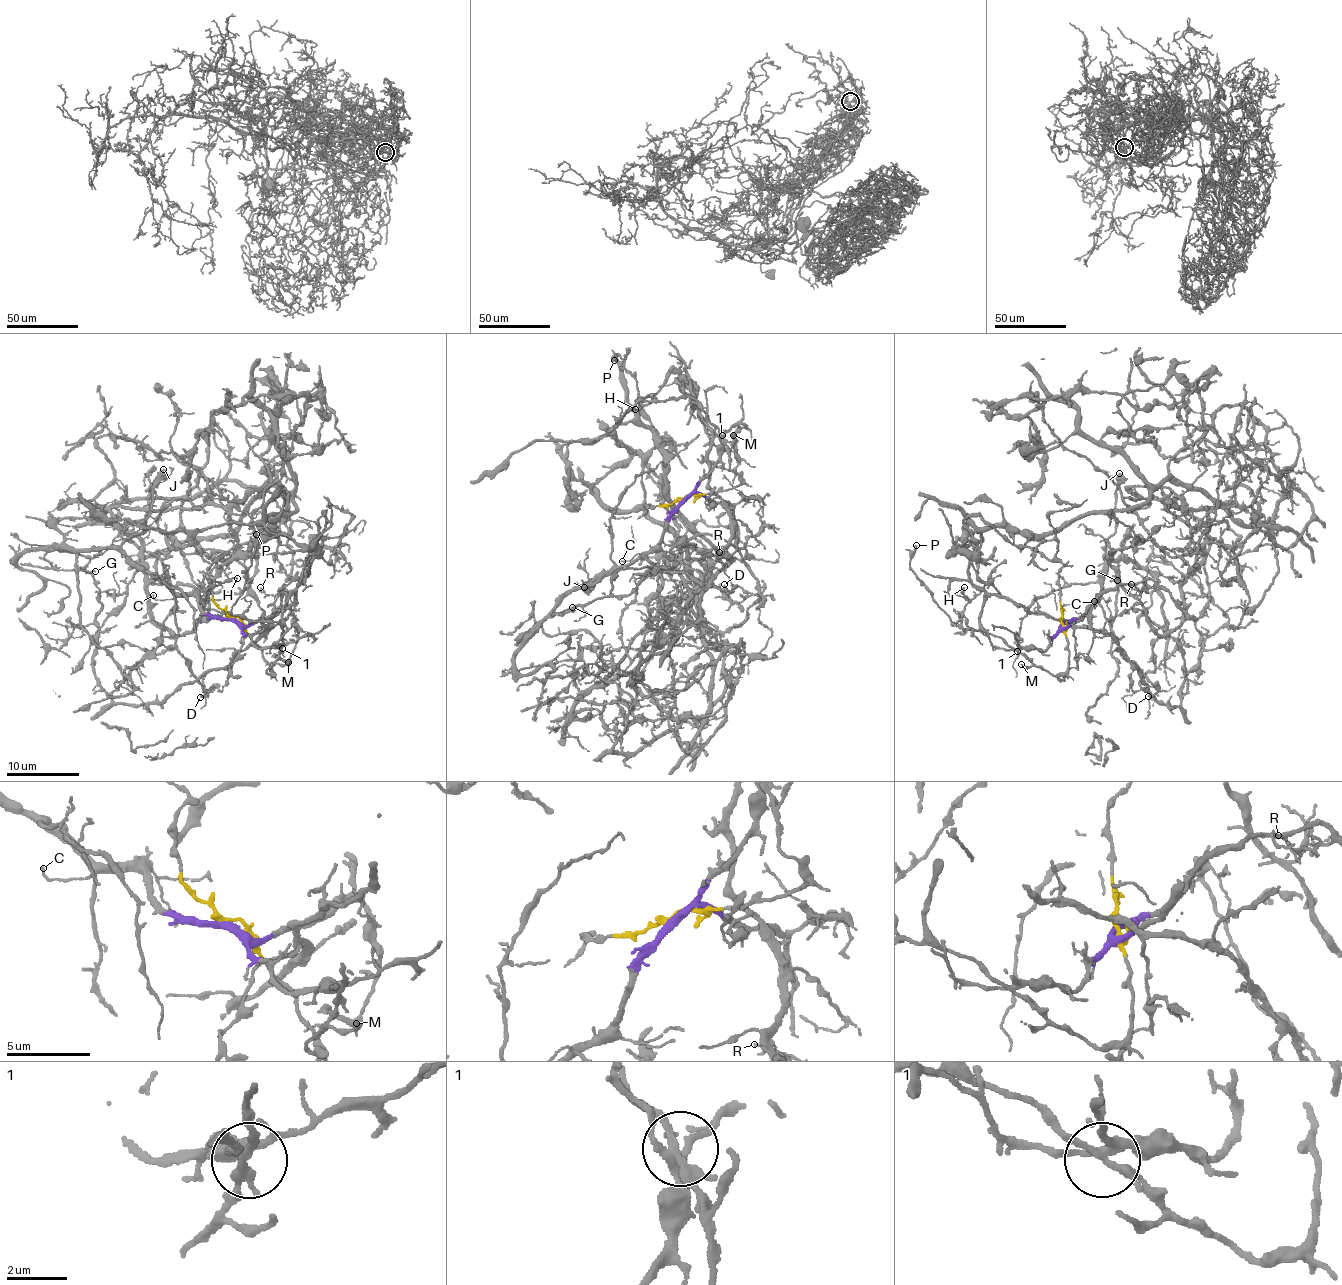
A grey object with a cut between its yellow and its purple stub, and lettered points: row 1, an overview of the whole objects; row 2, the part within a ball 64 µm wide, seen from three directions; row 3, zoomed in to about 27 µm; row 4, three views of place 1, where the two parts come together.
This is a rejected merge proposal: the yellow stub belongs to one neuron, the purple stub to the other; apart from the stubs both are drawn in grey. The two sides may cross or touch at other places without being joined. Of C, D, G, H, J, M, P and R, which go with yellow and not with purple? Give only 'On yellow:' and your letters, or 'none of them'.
On yellow: H, M, P

